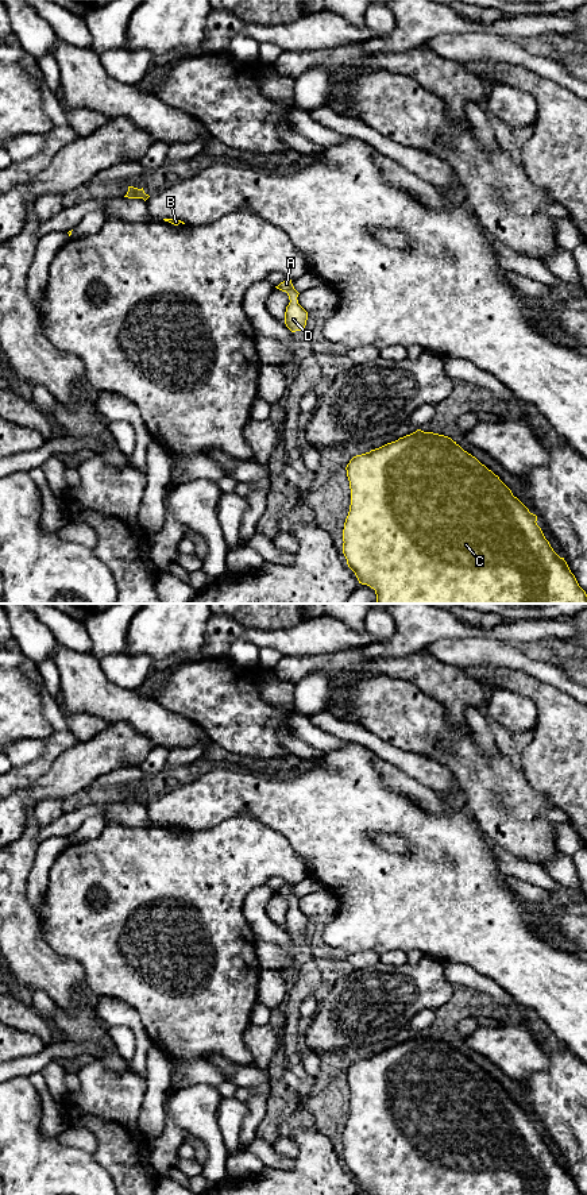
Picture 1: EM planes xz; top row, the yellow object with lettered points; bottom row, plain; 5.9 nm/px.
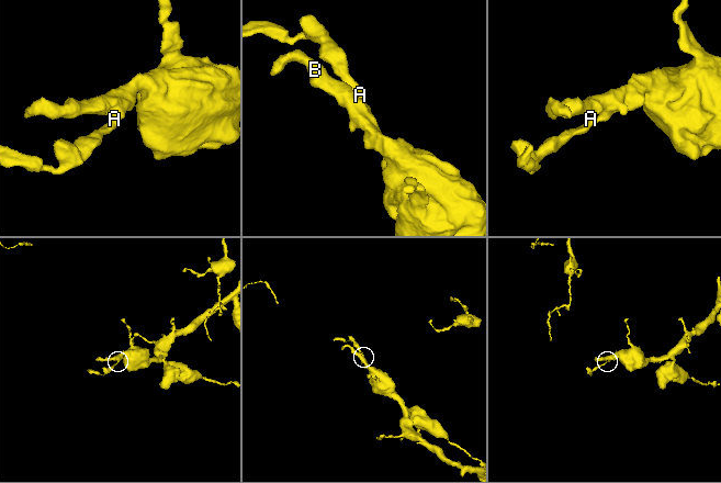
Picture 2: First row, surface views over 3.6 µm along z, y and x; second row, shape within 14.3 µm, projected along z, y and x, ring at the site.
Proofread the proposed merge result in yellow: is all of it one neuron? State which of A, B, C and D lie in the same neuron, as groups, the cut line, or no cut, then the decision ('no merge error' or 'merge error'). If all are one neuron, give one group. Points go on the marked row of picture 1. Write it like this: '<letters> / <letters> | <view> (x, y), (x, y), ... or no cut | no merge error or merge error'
A B C D | no cut | no merge error

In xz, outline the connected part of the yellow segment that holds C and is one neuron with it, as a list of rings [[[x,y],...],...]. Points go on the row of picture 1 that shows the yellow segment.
[[[417,429],[395,442],[354,456],[345,470],[351,505],[343,529],[343,554],[359,583],[375,590],[376,604],[587,604],[586,591],[579,586],[564,558],[560,558],[545,539],[536,523],[537,516],[513,496],[498,475],[451,437]]]

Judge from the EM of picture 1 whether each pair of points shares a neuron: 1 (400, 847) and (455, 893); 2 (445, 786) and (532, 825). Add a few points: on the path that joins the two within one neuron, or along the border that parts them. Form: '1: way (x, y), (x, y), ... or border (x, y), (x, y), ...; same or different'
1: border (377, 841), (387, 851), (408, 852), (410, 850); different
2: border (444, 766), (454, 777), (462, 794); different

